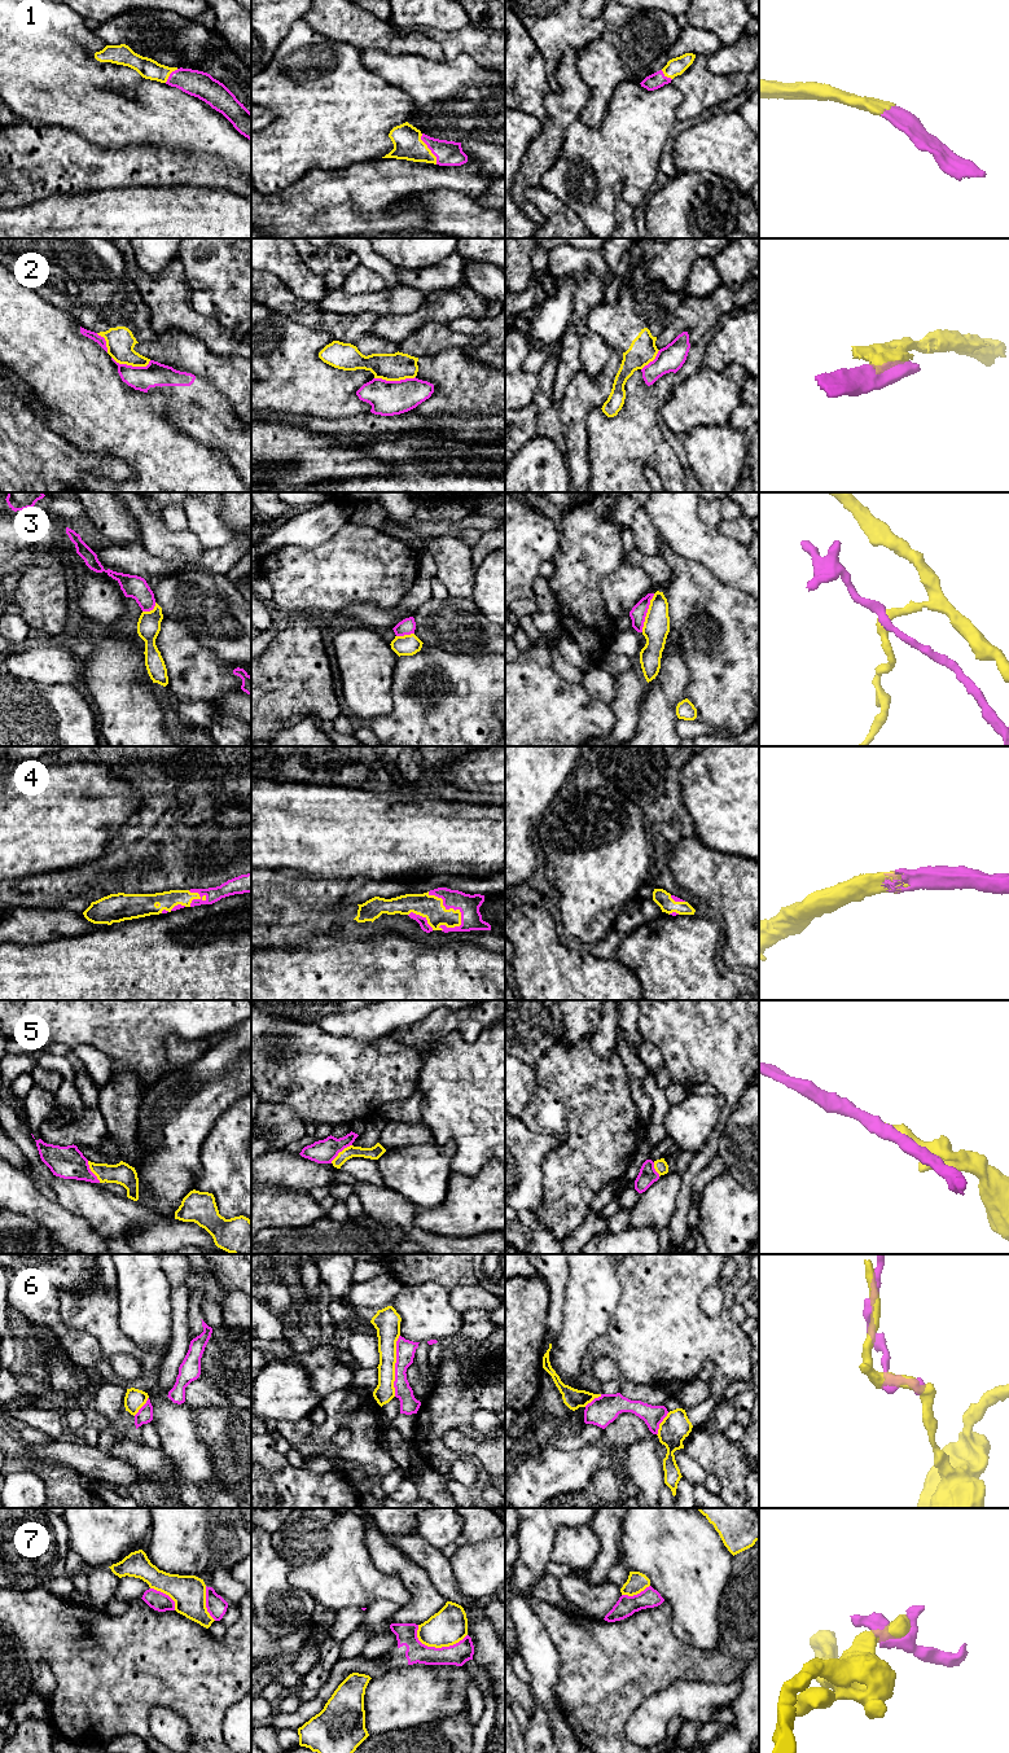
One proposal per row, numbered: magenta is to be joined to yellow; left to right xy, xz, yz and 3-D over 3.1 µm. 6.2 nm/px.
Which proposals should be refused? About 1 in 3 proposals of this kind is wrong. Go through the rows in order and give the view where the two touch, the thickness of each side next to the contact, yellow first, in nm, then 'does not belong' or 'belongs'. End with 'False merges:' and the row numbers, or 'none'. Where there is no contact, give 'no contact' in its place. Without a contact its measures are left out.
1: meets yellow in xz; 180 nm thick on the yellow side, 160 nm on the other; belongs
2: meets yellow in xz; 180 nm thick on the yellow side, 220 nm on the other; does not belong
3: meets yellow in yz; 160 nm thick on the yellow side, 100 nm on the other; does not belong
4: meets yellow in xz; 150 nm thick on the yellow side, 130 nm on the other; belongs
5: meets yellow in xz; 80 nm thick on the yellow side, 150 nm on the other; does not belong
6: meets yellow in xz; 150 nm thick on the yellow side, 120 nm on the other; does not belong
7: meets yellow in xz; 220 nm thick on the yellow side, 140 nm on the other; does not belong
False merges: 2, 3, 5, 6, 7

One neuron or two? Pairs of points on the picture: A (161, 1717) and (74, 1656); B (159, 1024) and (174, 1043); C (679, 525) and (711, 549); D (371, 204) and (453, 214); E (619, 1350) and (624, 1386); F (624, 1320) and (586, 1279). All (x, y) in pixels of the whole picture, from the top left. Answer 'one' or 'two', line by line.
A: two
B: two
C: one
D: two
E: two
F: two

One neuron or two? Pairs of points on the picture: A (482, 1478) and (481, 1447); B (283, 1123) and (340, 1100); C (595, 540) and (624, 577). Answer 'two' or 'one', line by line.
A: two
B: two
C: two

